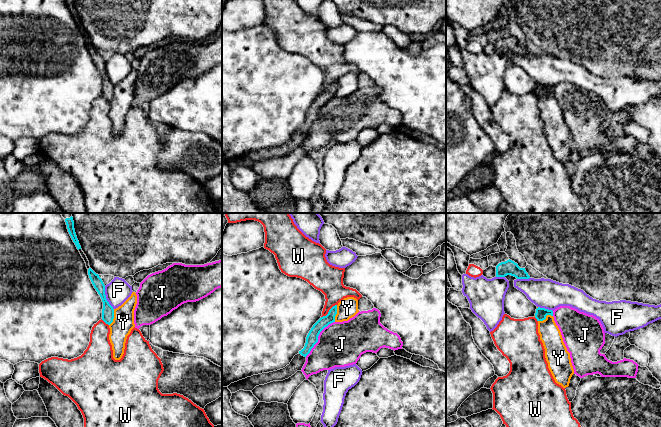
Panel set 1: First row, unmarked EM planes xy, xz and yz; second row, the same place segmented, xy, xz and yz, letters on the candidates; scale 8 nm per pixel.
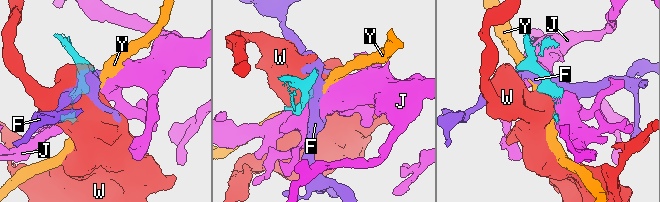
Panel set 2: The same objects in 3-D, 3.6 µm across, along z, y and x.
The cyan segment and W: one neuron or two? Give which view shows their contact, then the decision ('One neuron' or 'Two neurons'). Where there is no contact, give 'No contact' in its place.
Touches cyan in xz. Two neurons

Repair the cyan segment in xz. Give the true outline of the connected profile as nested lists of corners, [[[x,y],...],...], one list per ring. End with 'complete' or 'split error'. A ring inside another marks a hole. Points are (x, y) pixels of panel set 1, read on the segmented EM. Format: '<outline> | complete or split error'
[[[337,305],[333,306],[326,316],[321,317],[311,328],[307,337],[304,348],[294,356],[289,365],[285,368],[258,375],[253,375],[237,382],[231,383],[228,389],[231,393],[239,390],[252,391],[256,386],[264,385],[273,381],[283,381],[294,375],[297,371],[301,371],[305,362],[306,356],[310,353],[311,349],[318,342],[320,332],[329,324],[335,322],[337,314]]] | split error

